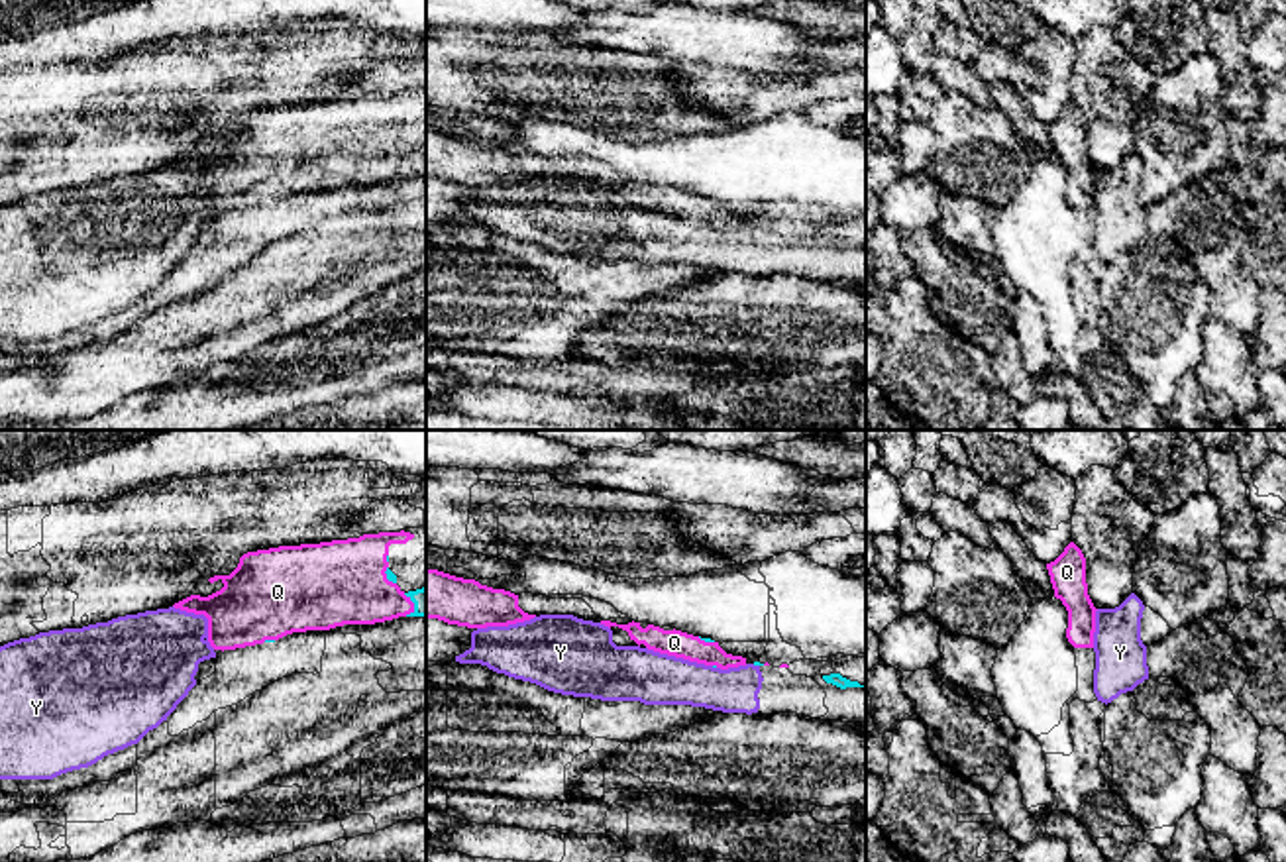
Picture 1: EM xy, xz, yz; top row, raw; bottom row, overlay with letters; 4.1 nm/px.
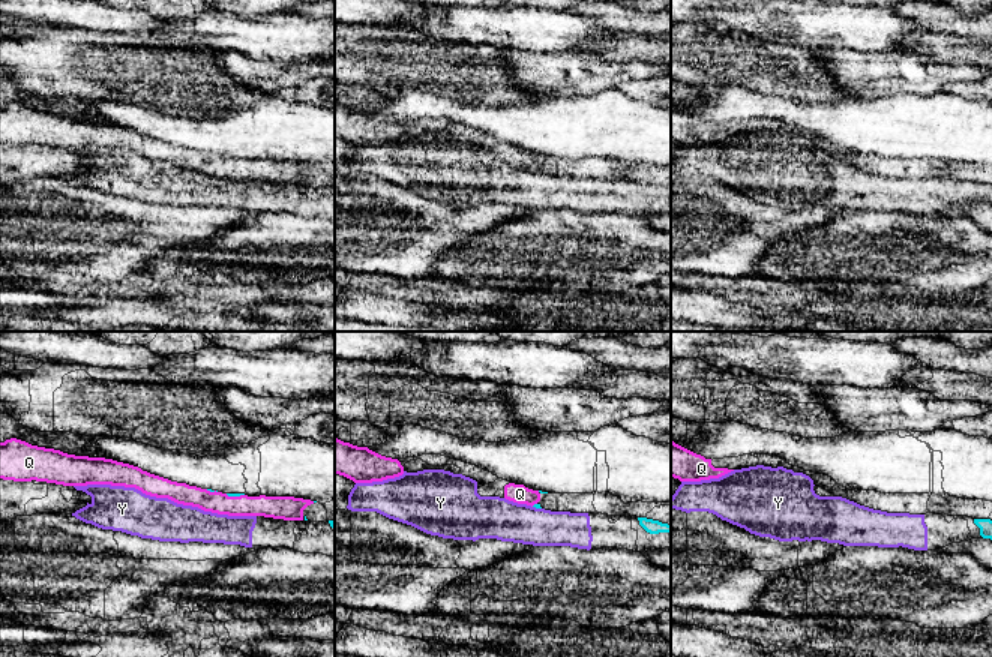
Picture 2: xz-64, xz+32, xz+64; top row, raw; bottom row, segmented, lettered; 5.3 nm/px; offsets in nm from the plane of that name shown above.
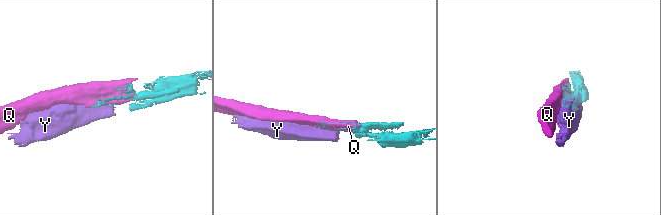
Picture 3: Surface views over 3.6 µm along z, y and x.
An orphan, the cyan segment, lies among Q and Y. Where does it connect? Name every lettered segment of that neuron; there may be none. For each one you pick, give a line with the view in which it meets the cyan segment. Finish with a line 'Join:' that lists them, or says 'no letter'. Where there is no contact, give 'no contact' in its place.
Y: xz
Join: Y

